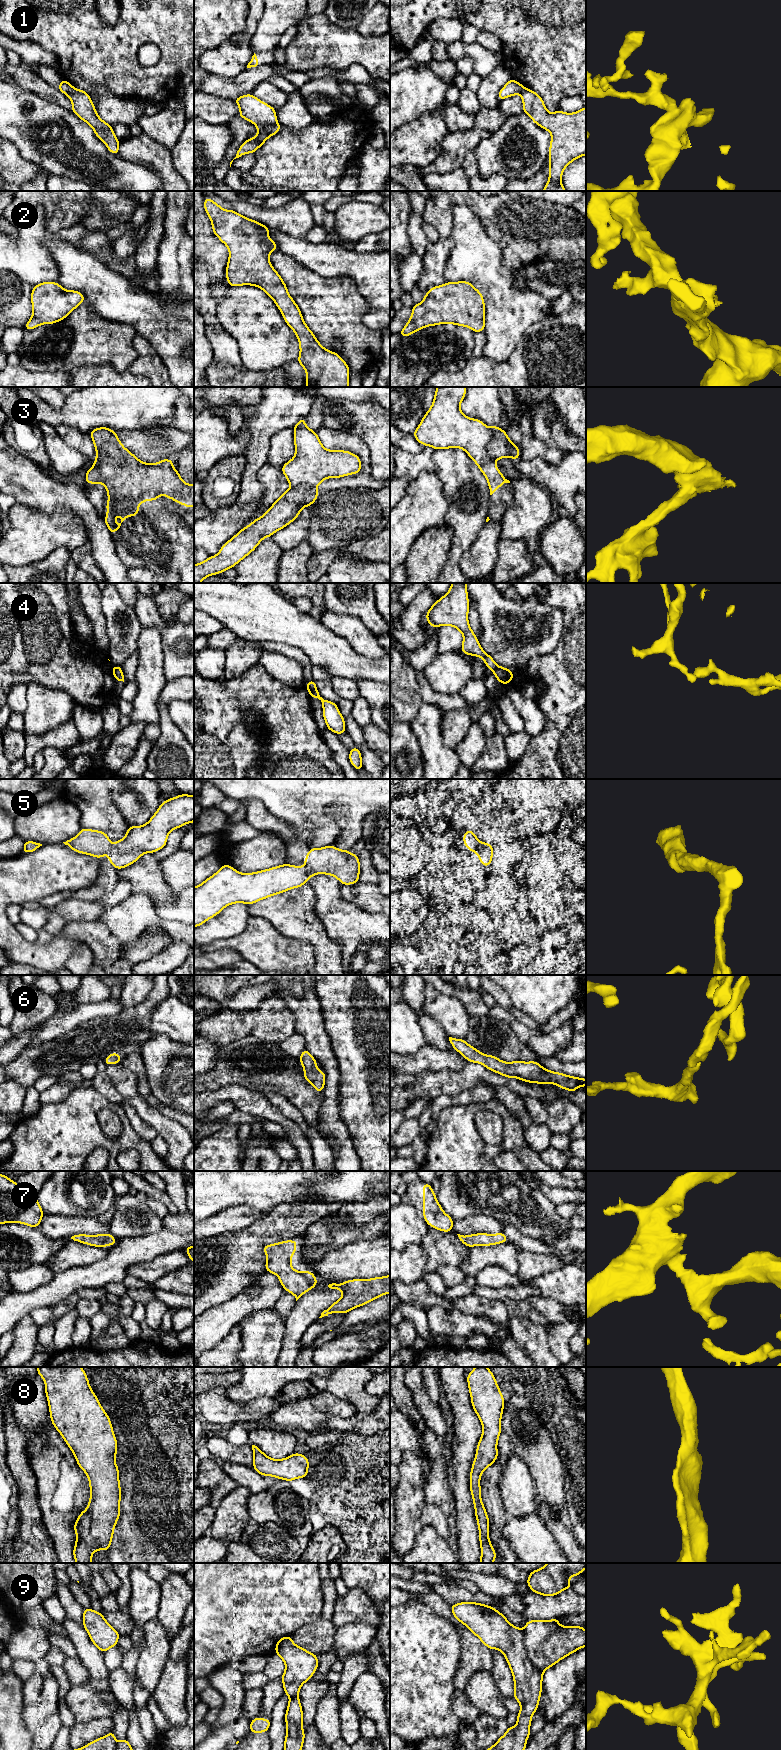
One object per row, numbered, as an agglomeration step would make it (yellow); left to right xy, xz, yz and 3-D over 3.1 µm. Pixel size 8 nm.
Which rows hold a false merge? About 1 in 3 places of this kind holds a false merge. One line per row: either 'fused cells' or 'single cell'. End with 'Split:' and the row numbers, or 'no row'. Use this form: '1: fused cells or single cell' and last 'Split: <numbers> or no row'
1: fused cells
2: single cell
3: fused cells
4: fused cells
5: single cell
6: single cell
7: single cell
8: single cell
9: single cell
Split: 1, 3, 4

